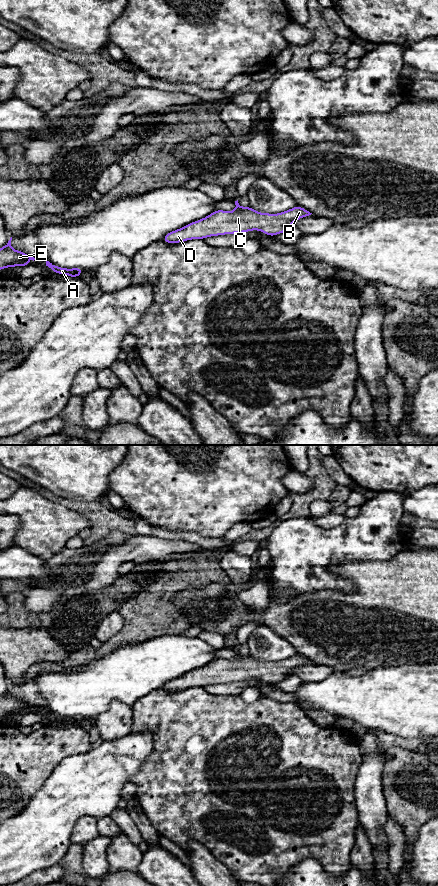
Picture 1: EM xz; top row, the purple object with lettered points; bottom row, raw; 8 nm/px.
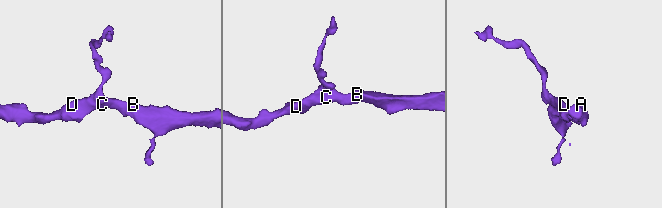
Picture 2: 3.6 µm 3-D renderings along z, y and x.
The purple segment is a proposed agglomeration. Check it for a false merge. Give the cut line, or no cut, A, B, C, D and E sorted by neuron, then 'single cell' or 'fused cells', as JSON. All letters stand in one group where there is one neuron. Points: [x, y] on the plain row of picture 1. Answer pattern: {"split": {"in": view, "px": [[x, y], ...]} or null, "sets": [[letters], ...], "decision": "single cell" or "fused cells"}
{"split": null, "sets": [["A", "B", "C", "D", "E"]], "decision": "single cell"}

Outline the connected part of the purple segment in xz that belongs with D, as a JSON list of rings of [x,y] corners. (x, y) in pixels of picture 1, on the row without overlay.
[[[238,648],[235,649],[235,653],[233,660],[214,659],[197,670],[167,681],[162,688],[166,691],[179,691],[190,687],[205,687],[209,684],[243,681],[251,678],[260,678],[269,684],[274,684],[285,680],[299,666],[312,662],[299,654],[279,662],[267,662],[259,661],[251,654],[243,656]]]

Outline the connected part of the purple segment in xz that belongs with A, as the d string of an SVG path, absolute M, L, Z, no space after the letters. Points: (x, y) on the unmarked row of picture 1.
M46 708L46 714L48 714L52 719L54 719L57 722L69 723L70 725L79 725L80 722L84 719L82 716L67 717L67 716L57 715L47 708Z

